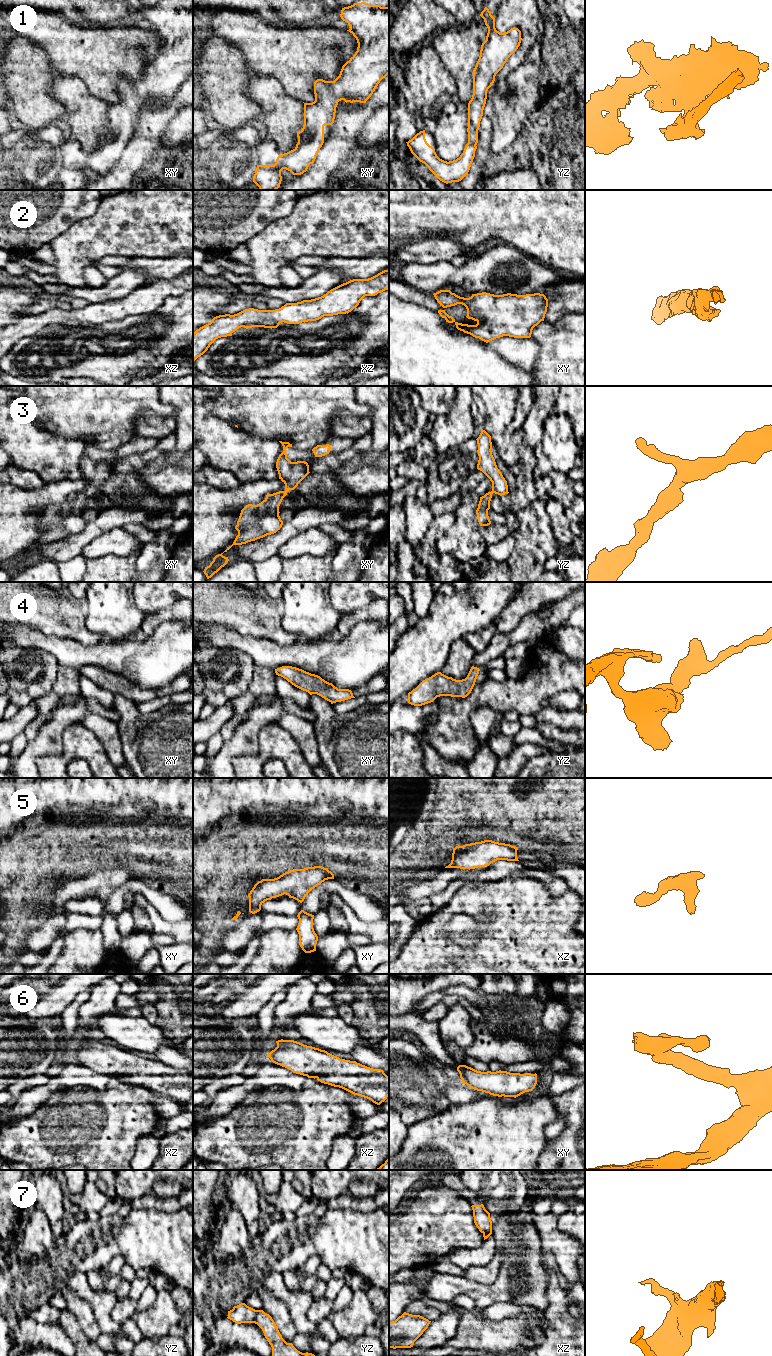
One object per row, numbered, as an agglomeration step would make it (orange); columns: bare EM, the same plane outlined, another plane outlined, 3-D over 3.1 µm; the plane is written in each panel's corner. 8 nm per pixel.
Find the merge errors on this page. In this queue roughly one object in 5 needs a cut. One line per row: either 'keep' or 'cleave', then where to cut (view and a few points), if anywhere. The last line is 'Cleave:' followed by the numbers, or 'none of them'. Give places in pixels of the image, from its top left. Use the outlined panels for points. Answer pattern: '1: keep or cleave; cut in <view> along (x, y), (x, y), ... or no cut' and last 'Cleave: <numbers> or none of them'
1: keep; no cut
2: keep; no cut
3: keep; no cut
4: keep; no cut
5: keep; no cut
6: keep; no cut
7: keep; no cut
Cleave: none of them

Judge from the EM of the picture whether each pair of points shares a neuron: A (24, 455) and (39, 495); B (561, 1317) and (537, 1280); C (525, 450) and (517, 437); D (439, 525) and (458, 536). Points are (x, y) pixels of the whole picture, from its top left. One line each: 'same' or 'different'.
A: different
B: different
C: same
D: different

